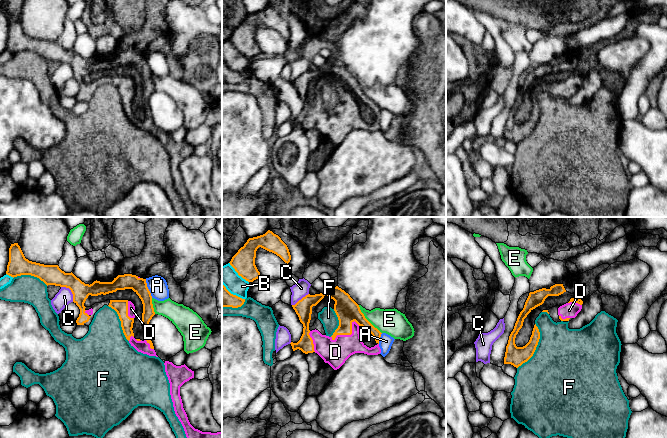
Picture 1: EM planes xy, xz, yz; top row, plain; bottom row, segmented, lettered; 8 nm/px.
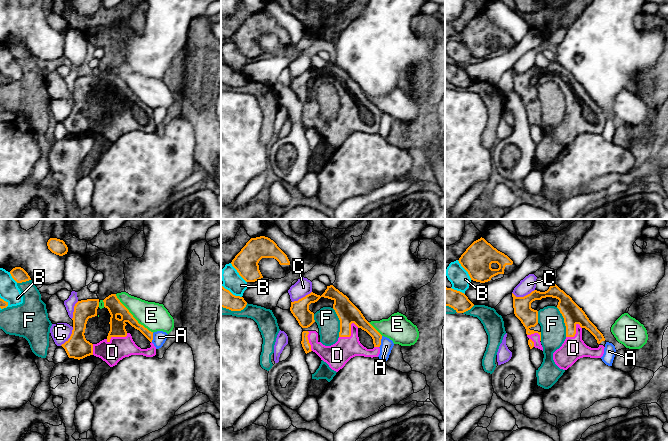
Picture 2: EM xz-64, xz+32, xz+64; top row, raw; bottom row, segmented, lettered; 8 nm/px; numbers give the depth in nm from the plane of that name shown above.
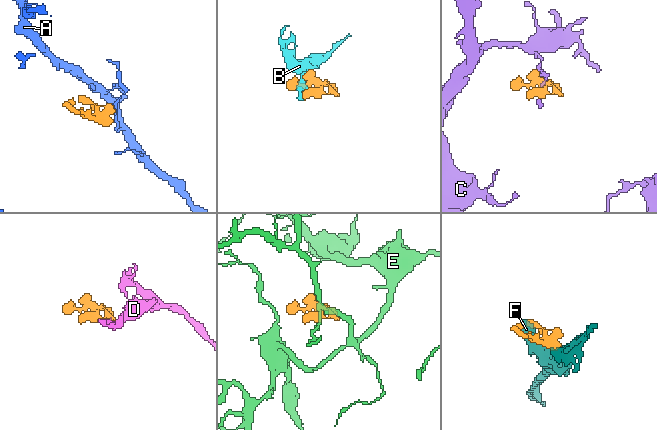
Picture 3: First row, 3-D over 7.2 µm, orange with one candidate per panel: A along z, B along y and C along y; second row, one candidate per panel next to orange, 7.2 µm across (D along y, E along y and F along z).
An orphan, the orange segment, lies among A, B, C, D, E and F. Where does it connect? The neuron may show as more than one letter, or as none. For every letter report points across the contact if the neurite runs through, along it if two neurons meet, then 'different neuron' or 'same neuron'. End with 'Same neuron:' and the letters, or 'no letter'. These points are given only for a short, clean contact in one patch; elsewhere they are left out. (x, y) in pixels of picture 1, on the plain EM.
A: along xy (145, 55), (146, 62), (152, 73) | different neuron
B: different neuron
C: different neuron
D: same neuron
E: different neuron
F: different neuron
Same neuron: D

